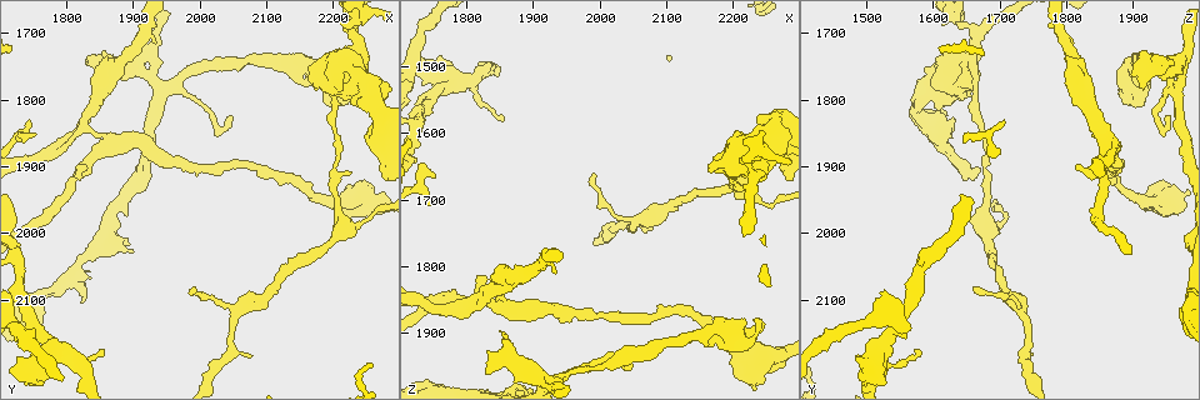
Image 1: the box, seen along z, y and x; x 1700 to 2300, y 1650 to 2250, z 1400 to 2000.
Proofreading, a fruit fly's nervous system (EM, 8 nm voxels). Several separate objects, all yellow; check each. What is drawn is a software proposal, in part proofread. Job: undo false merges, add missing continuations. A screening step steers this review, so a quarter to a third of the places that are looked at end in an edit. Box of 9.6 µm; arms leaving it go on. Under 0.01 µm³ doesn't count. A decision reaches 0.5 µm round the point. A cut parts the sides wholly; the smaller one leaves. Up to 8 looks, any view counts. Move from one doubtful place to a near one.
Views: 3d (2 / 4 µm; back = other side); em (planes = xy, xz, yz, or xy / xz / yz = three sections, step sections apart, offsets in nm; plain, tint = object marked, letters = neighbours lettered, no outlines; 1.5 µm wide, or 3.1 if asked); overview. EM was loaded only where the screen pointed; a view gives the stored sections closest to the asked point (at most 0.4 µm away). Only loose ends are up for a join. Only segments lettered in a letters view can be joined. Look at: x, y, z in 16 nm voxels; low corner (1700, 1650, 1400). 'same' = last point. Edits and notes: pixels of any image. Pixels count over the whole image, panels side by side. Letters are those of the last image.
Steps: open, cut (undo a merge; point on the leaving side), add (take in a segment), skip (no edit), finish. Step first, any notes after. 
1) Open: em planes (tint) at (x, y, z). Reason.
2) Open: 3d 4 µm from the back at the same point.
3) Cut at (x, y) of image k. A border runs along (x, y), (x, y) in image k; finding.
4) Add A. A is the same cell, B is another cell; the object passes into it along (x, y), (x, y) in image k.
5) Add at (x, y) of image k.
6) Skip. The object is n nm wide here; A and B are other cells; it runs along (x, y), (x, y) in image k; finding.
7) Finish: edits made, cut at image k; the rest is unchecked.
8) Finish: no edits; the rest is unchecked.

Open: em xy step 4 (letters) at (1830, 1845, 1840). Narrows sharply.

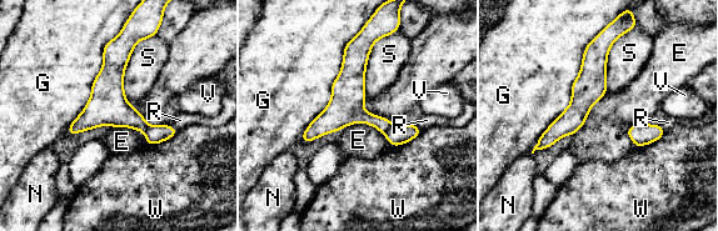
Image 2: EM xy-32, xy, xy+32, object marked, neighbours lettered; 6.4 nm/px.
Cut at (353, 113) of image 2. The longest contact is with G, 900 nm; E, G, N, R, S, V and W are other cells; the part that leaves runs along (607, 41), (579, 108), (539, 146) in image 2; a second neuron is stuck on.

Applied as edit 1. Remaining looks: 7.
Open: em planes (tint) at (1950, 1785, 1965). Four arms meet.

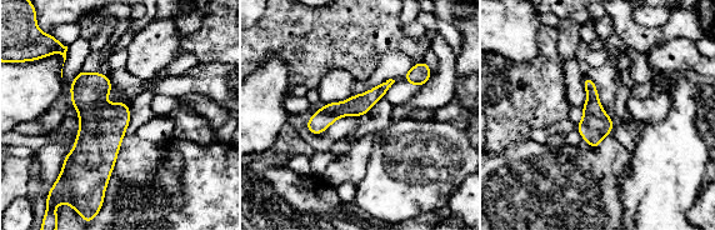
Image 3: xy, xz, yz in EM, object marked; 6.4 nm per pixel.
Open: em planes (letters) at the same point. See the neighbours.

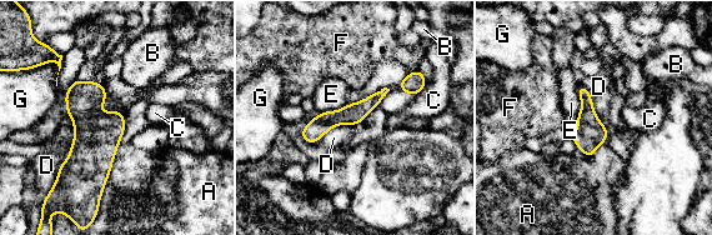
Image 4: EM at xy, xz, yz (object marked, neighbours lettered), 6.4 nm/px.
Skip. The object is 140 nm wide here; A, B, C, D, E, F and G are other cells; a border runs along (352, 125), (311, 143), (300, 135) in image 4; one neuron here.

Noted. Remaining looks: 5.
Open: 3d 4 µm at (1830, 1745, 1955). Branch stops here.

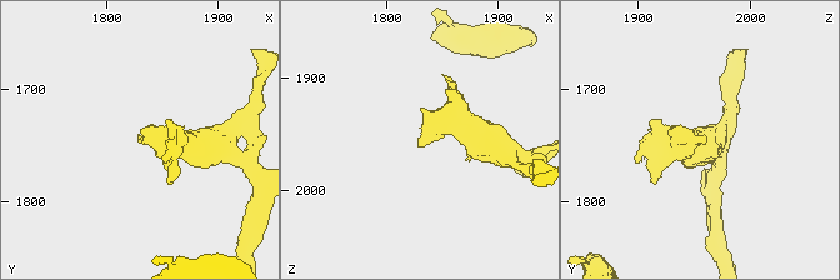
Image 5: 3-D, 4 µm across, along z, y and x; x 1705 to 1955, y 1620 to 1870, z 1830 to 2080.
Open: em planes (letters) at (1826, 1740, 1958). Now the EM.

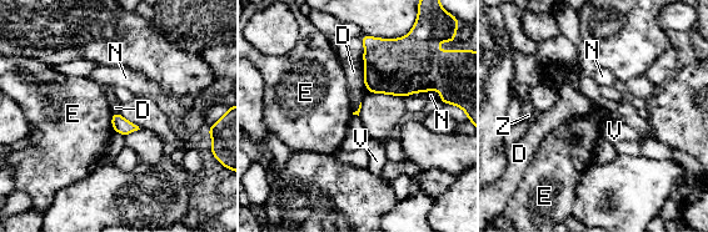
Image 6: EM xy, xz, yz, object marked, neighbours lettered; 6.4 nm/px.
Skip. D, E, N, V and Z are other cells; a border runs along (111, 112), (111, 127), (114, 131) in image 6; none of them fits.

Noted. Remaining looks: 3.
Finish: edits made, cut at image 2; the rest is unchecked.

